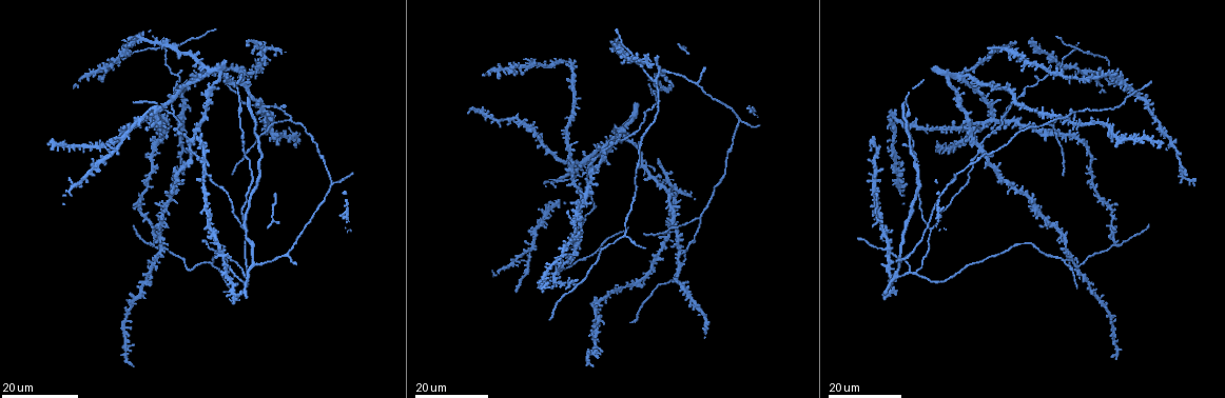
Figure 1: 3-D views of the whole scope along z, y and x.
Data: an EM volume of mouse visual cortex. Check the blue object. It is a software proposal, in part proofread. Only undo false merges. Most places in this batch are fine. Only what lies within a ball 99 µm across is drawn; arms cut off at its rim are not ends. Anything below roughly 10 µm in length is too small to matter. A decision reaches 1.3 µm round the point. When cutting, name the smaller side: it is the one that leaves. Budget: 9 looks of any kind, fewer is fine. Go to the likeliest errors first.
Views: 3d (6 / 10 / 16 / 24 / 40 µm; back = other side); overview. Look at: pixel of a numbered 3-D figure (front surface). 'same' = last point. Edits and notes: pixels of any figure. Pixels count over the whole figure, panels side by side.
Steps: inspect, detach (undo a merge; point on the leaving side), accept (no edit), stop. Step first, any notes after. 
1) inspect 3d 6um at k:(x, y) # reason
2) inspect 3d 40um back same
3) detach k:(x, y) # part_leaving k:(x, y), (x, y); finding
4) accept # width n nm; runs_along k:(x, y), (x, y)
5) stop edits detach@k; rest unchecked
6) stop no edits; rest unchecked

inspect 3d 16um at 1:(656, 86)

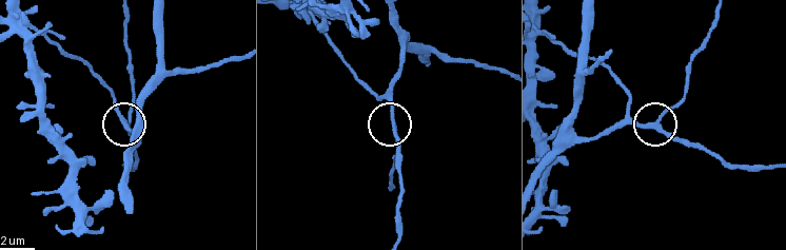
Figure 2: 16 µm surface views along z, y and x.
inspect 3d 6um at 2:(392, 124) # zoom in

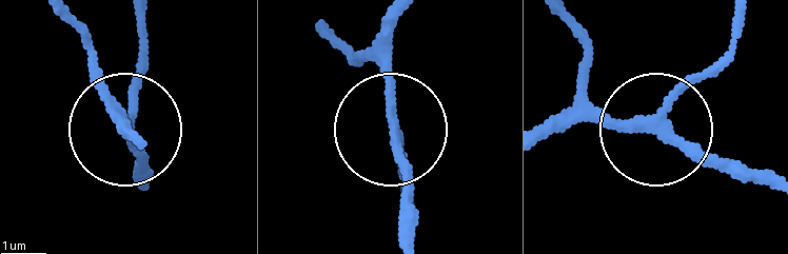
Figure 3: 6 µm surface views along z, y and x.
accept # arms 3; continuous, no second neuron

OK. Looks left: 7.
inspect 3d 16um at 1:(978, 147)

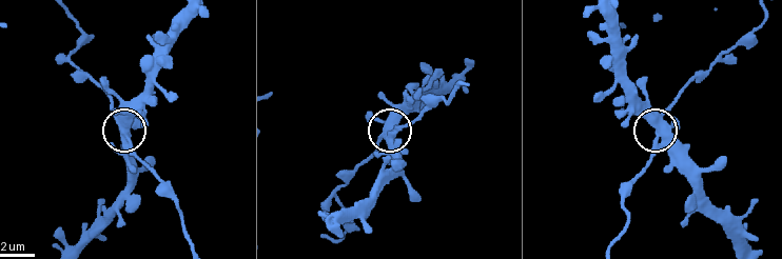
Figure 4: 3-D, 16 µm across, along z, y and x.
inspect 3d 10um at 4:(118, 122) # zoom in

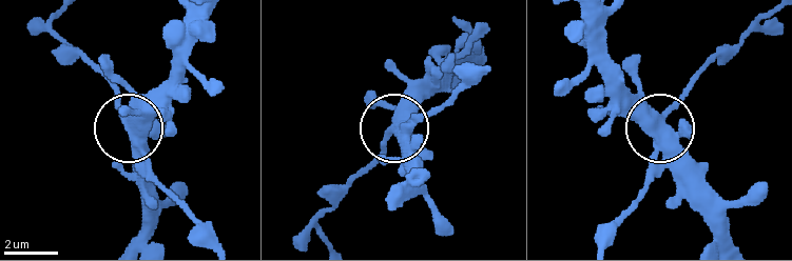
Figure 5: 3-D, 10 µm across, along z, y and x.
accept # all the same neuron

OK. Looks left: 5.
inspect 3d 24um at 1:(173, 115) # three arms meet

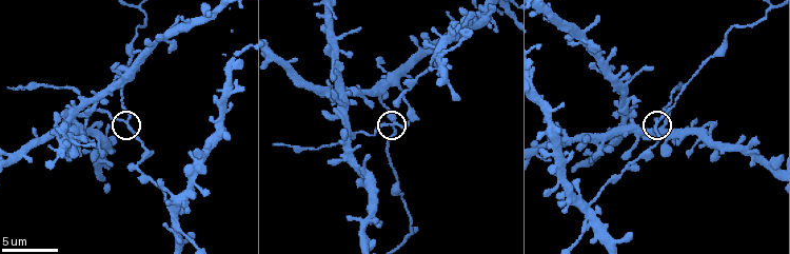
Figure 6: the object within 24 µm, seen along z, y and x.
inspect 3d 6um at 6:(125, 119)

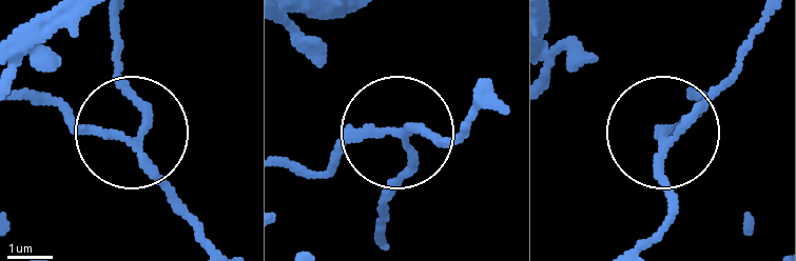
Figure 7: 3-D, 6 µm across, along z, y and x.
accept # width 160 nm; runs_along 7:(200, 237), (140, 146), (144, 101), (118, 67), (114, 37); continuous, no second neuron

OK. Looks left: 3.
inspect 3d 16um at 1:(245, 147) # two arms in line, one across

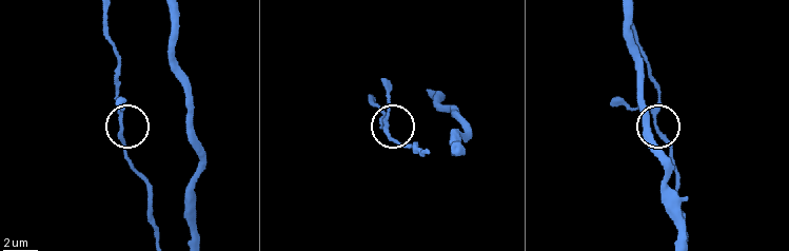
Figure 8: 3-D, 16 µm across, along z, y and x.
inspect 3d 6um at 8:(657, 124) # closer look

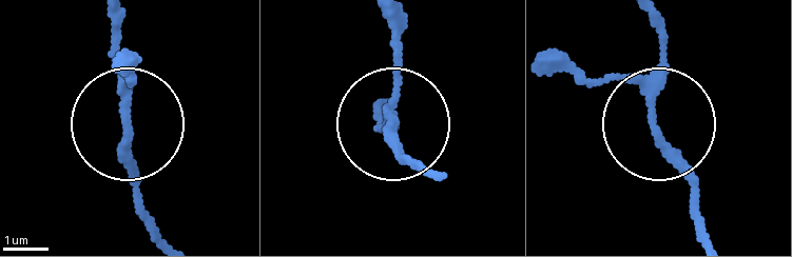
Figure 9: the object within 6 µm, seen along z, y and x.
accept # width 190 nm; runs_along 9:(161, 232), (128, 141), (116, 10); one neuron here

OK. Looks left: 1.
stop no edits; rest unchecked

